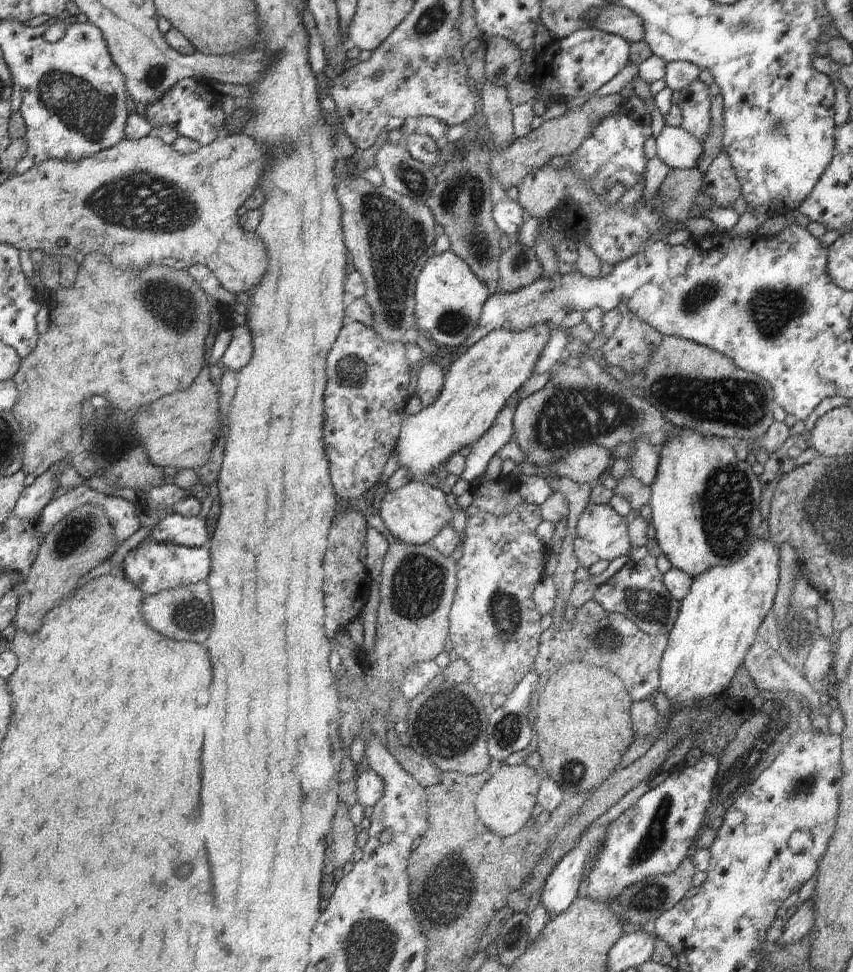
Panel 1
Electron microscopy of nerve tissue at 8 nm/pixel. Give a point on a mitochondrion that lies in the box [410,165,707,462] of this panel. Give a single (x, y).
(573, 414)

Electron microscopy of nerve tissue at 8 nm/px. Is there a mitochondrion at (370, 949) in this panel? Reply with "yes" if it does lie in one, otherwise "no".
yes

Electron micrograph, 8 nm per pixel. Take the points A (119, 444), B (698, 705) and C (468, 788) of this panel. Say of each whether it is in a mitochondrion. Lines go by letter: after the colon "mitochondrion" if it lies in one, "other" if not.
A: mitochondrion
B: other
C: other

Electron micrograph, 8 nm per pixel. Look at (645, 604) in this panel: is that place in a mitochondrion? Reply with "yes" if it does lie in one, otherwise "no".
yes

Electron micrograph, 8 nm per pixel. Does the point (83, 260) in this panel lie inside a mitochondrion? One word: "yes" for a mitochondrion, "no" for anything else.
no

